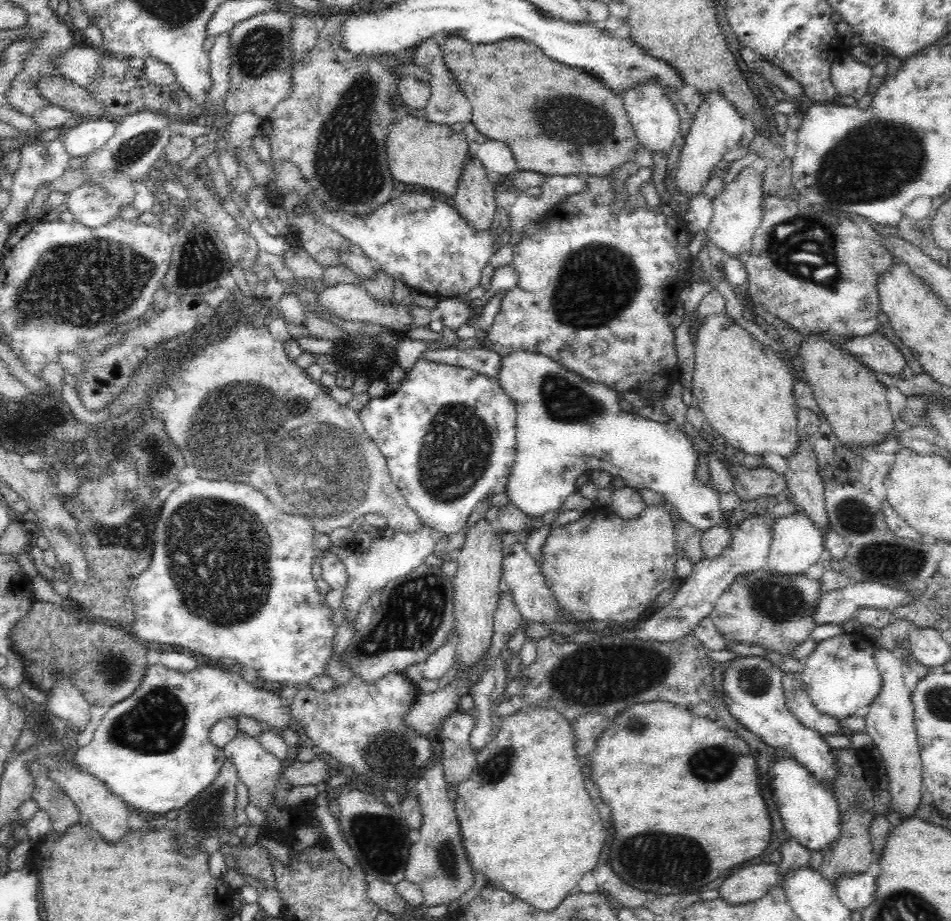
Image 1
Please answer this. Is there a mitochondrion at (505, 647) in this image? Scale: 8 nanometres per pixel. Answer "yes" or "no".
no

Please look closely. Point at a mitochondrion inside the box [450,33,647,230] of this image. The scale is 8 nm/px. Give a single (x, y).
(582, 124)

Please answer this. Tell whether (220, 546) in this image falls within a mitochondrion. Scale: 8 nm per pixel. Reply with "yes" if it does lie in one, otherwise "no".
yes

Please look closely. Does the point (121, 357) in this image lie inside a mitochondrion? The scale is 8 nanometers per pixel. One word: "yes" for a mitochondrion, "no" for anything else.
no

